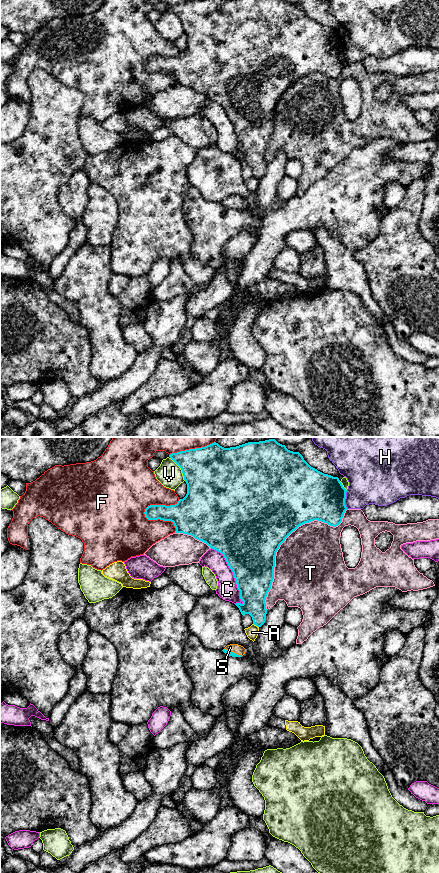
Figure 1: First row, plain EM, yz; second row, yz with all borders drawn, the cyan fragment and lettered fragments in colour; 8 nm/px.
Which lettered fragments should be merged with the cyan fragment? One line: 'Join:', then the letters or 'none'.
Join: S

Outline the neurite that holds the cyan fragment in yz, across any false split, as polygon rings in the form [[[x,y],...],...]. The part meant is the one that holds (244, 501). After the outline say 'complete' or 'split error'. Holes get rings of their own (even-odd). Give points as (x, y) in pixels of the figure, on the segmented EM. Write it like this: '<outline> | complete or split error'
[[[269,439],[259,442],[248,442],[236,447],[224,448],[218,443],[214,442],[210,445],[201,448],[189,449],[172,453],[169,457],[181,468],[184,480],[187,484],[187,494],[183,499],[175,505],[150,505],[145,509],[145,517],[148,520],[163,520],[171,521],[176,531],[175,533],[183,533],[193,536],[195,539],[206,543],[210,548],[220,552],[229,568],[232,570],[237,588],[240,591],[240,599],[243,602],[236,603],[235,605],[239,608],[242,615],[249,614],[252,617],[253,624],[257,627],[261,627],[266,620],[266,597],[271,589],[271,585],[274,579],[274,567],[275,567],[275,556],[280,545],[285,539],[295,531],[299,526],[309,523],[314,520],[318,520],[327,523],[330,526],[336,527],[342,522],[347,507],[345,505],[346,492],[347,490],[343,487],[338,477],[333,477],[328,474],[324,474],[317,469],[311,467],[303,458],[299,452],[293,452],[286,448],[285,445],[278,443],[275,439]]] | complete

